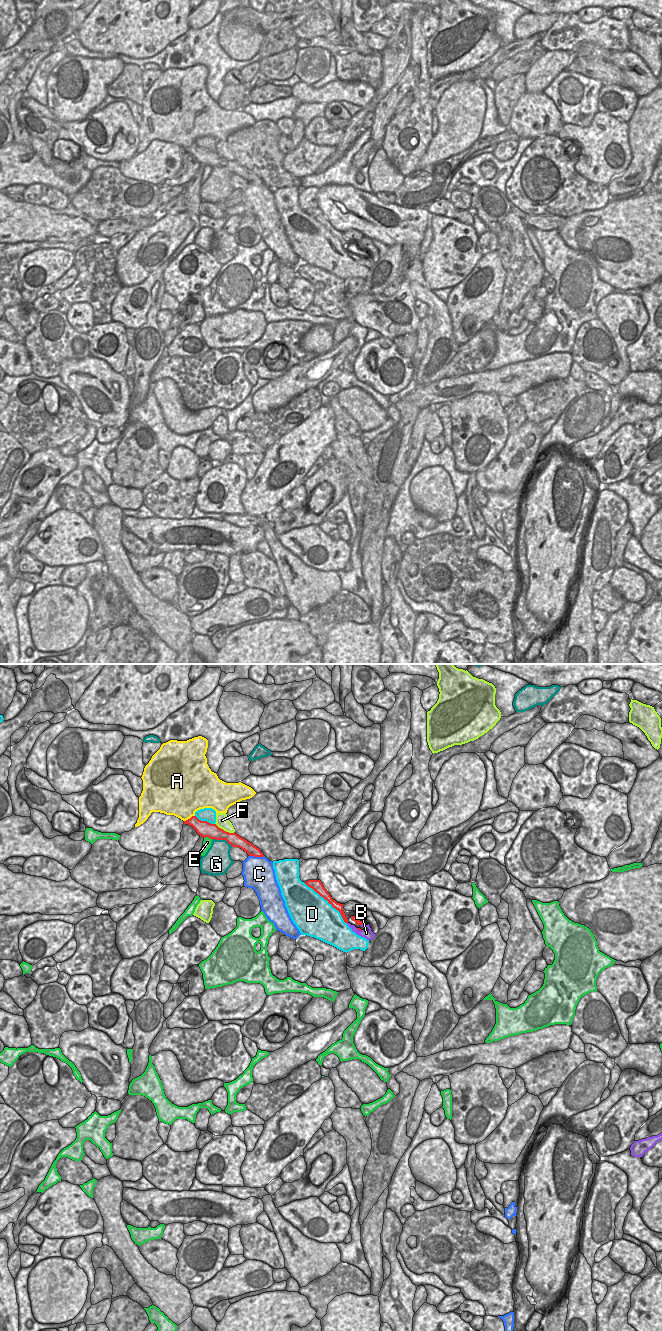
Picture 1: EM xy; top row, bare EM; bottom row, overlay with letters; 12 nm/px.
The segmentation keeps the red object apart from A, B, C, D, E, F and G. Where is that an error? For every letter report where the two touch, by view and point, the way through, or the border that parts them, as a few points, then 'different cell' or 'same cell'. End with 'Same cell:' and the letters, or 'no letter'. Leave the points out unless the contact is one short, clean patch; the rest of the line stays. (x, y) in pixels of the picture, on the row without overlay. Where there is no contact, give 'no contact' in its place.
A: contact xy (190, 146); different cell
B: contact xy (359, 258); way xy (359, 257), (359, 258), (366, 261); same cell
C: contact xy (257, 184); different cell
D: contact xy (328, 230); different cell
E: contact xy (208, 165); different cell
F: contact xy (225, 159); border xy (215, 151), (226, 159), (234, 160); different cell
G: contact xy (222, 167); different cell
Same cell: B

